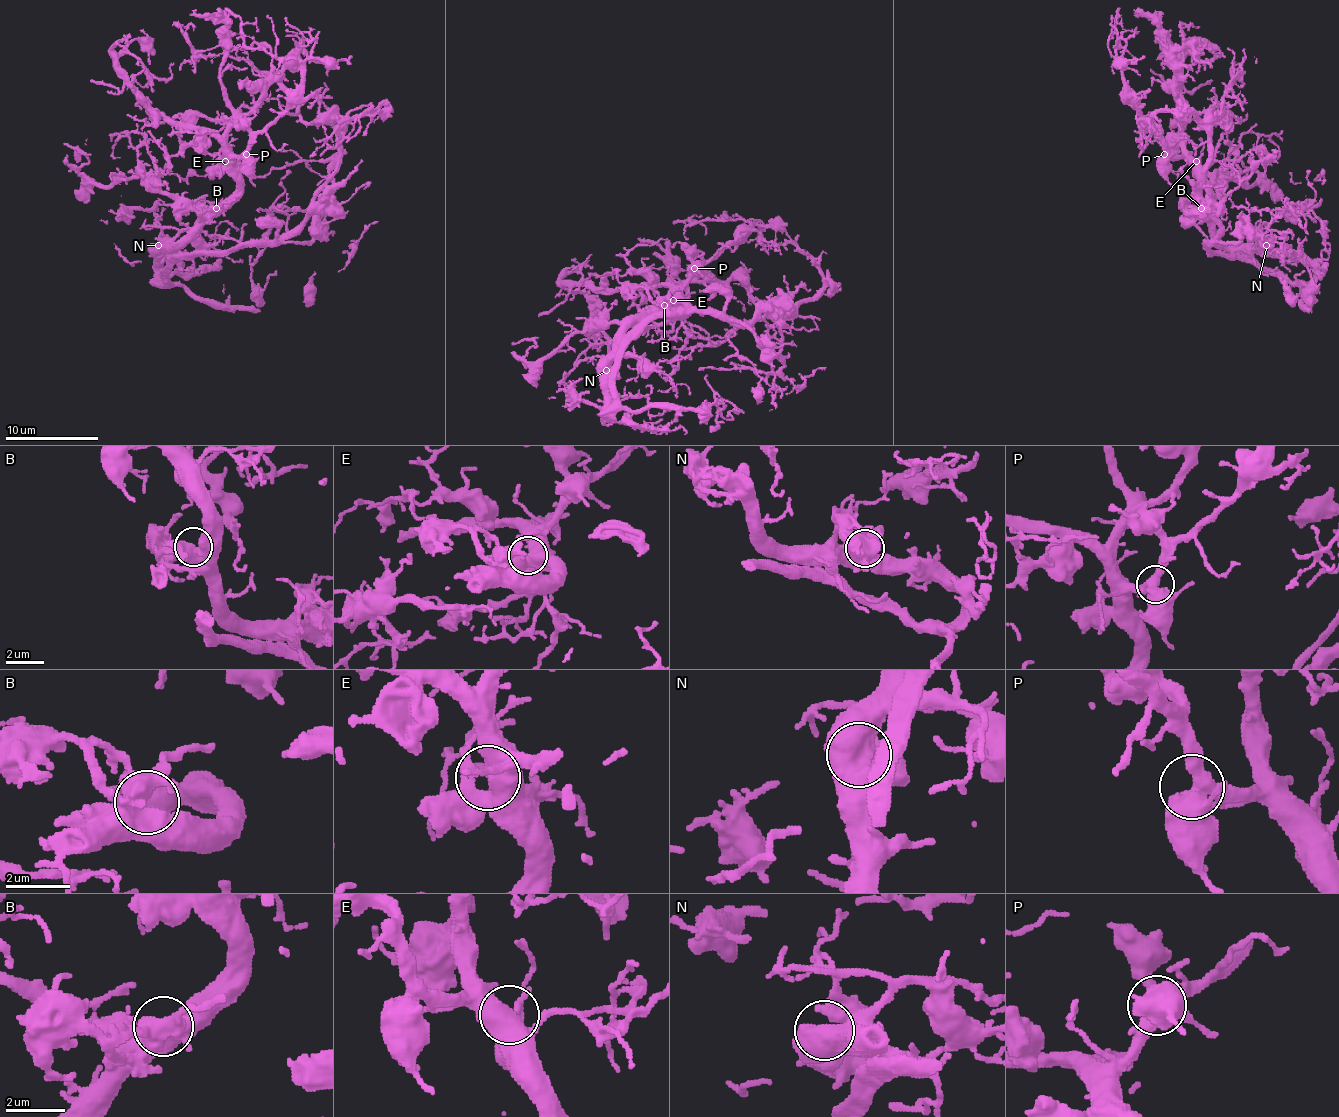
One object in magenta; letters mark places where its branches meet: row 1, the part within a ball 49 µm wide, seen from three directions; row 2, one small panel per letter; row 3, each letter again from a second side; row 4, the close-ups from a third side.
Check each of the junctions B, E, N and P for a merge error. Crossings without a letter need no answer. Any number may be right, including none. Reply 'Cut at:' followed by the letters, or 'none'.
Cut at: none

